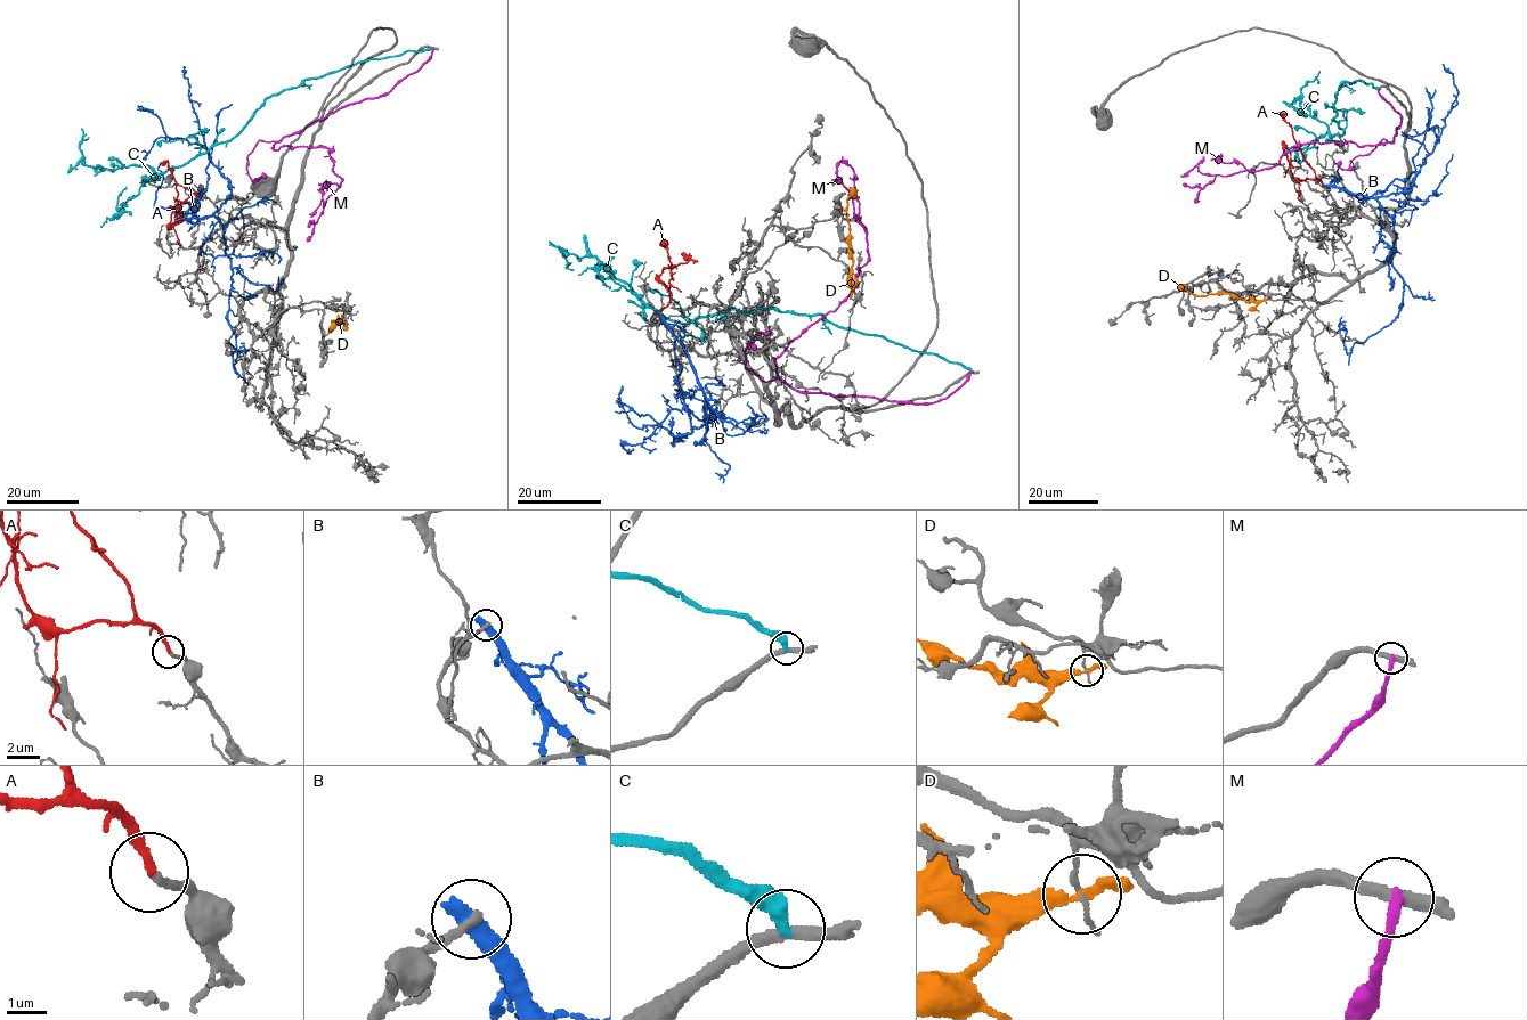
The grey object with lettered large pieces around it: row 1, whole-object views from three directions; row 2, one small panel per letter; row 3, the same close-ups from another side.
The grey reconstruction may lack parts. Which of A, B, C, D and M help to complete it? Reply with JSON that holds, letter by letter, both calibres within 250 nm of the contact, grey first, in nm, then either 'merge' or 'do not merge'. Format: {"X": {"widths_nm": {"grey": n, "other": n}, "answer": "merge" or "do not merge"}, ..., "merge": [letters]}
{"A": {"widths_nm": {"grey": 200, "other": 240}, "answer": "merge"}, "B": {"widths_nm": {"grey": 240, "other": 500}, "answer": "do not merge"}, "C": {"widths_nm": {"grey": 320, "other": 400}, "answer": "do not merge"}, "D": {"widths_nm": {"grey": 130, "other": 200}, "answer": "do not merge"}, "M": {"widths_nm": {"grey": 320, "other": 240}, "answer": "do not merge"}, "merge": ["A"]}

